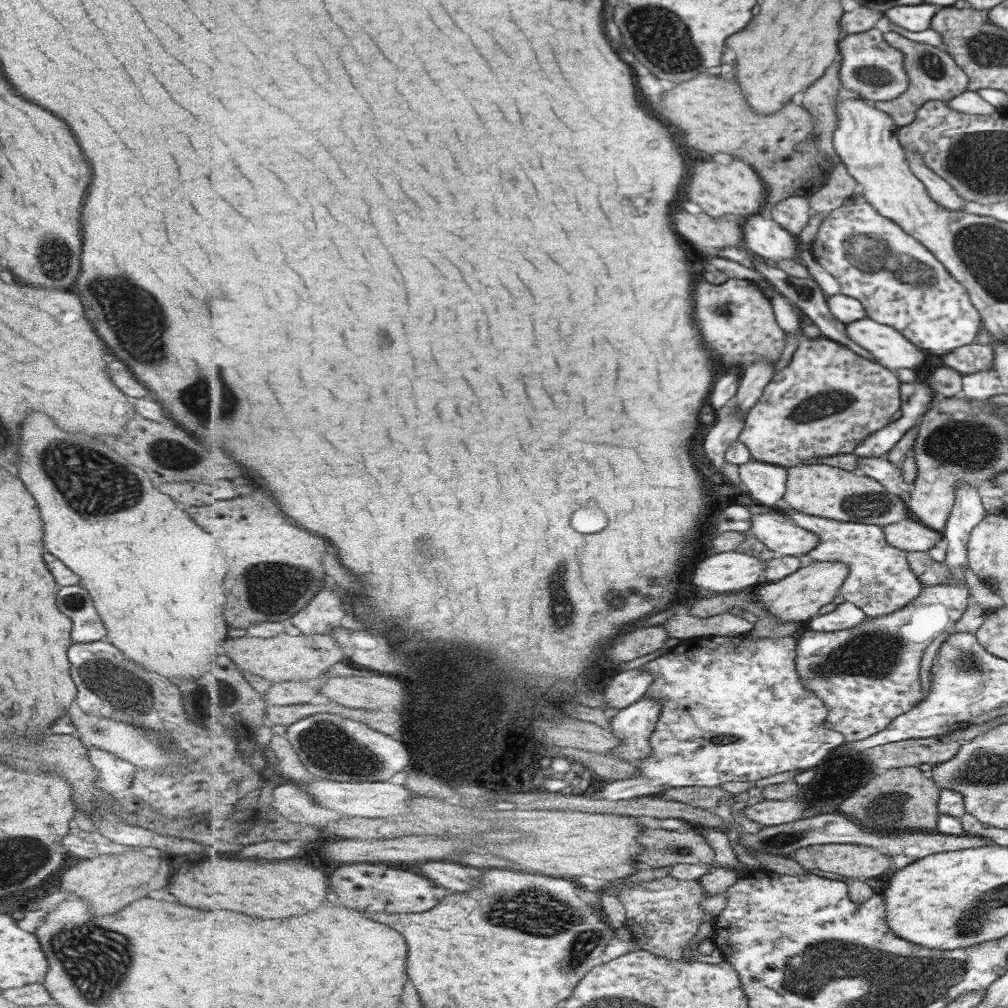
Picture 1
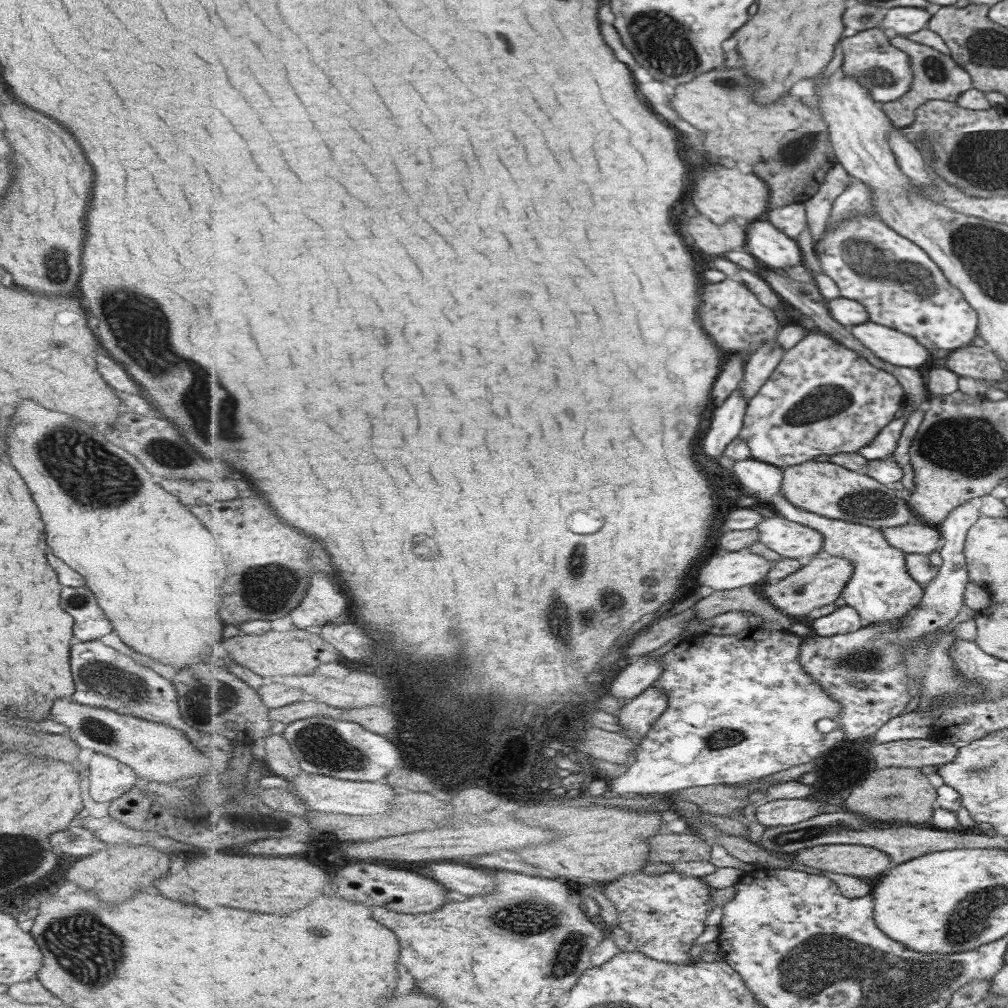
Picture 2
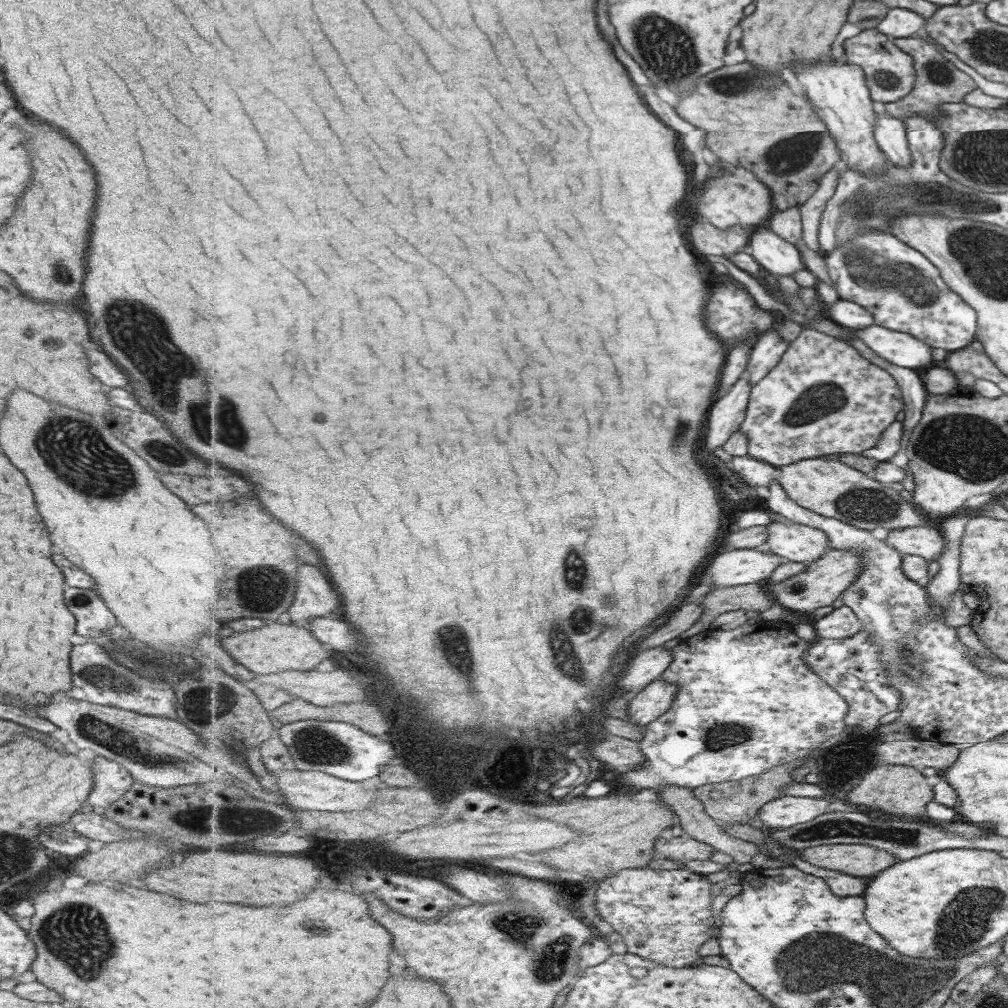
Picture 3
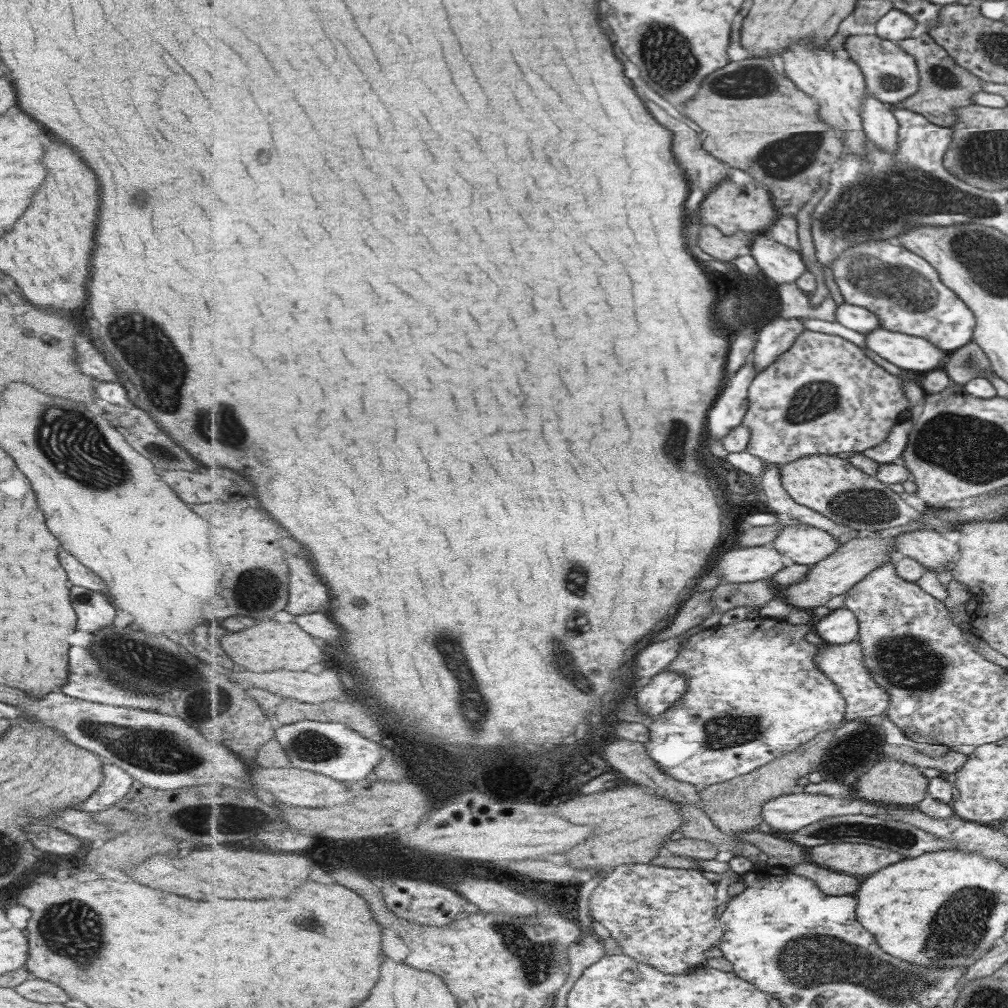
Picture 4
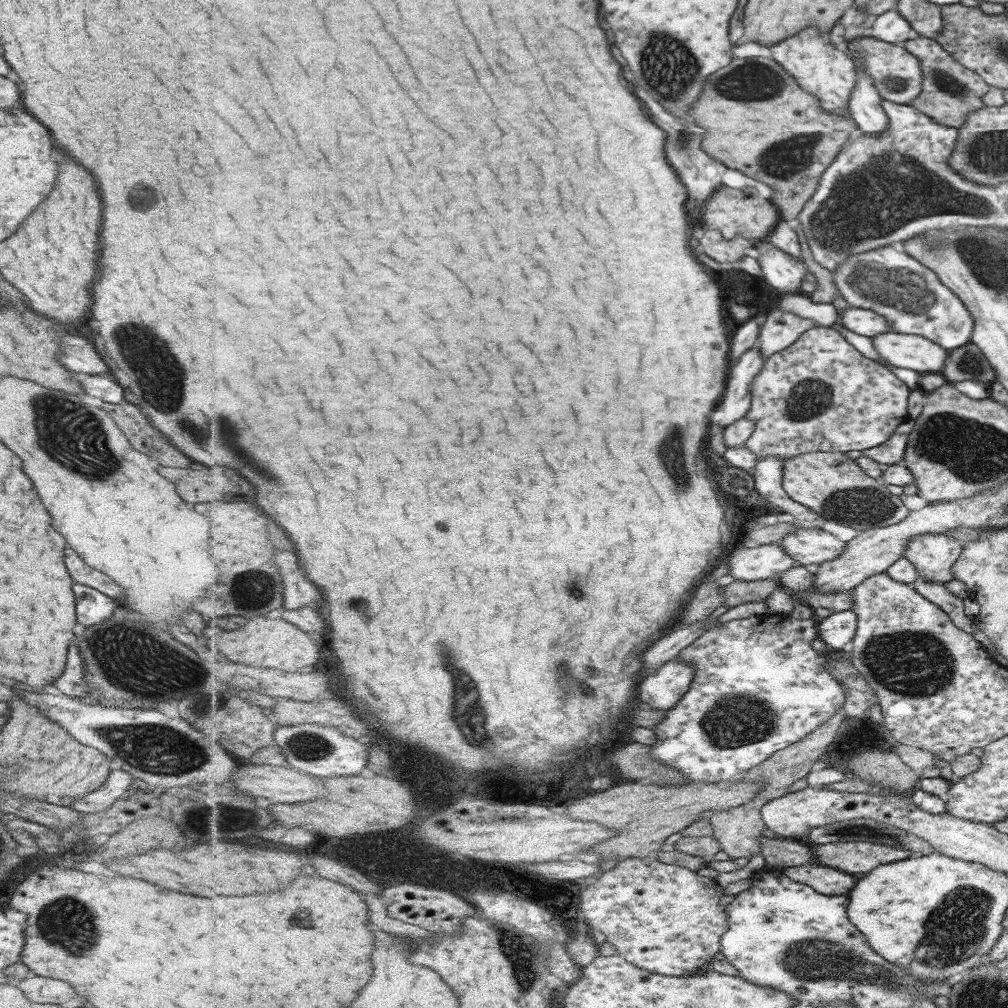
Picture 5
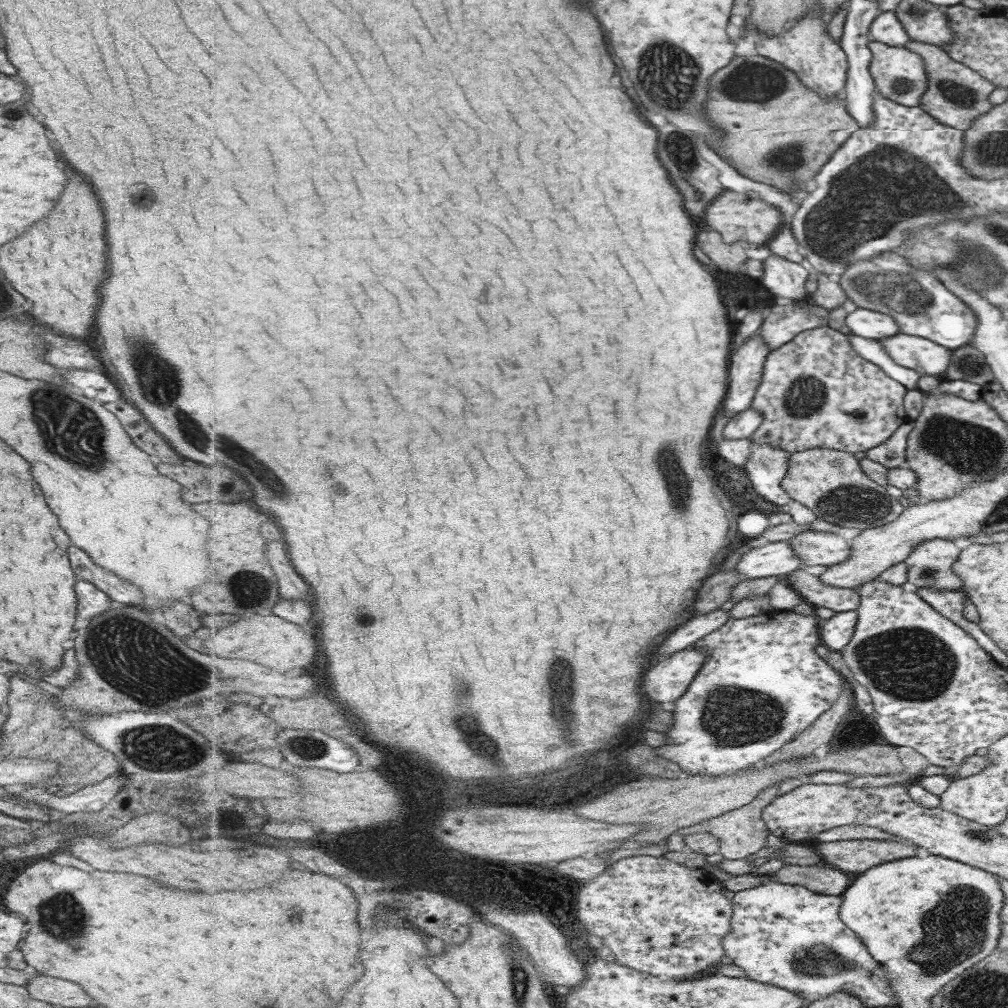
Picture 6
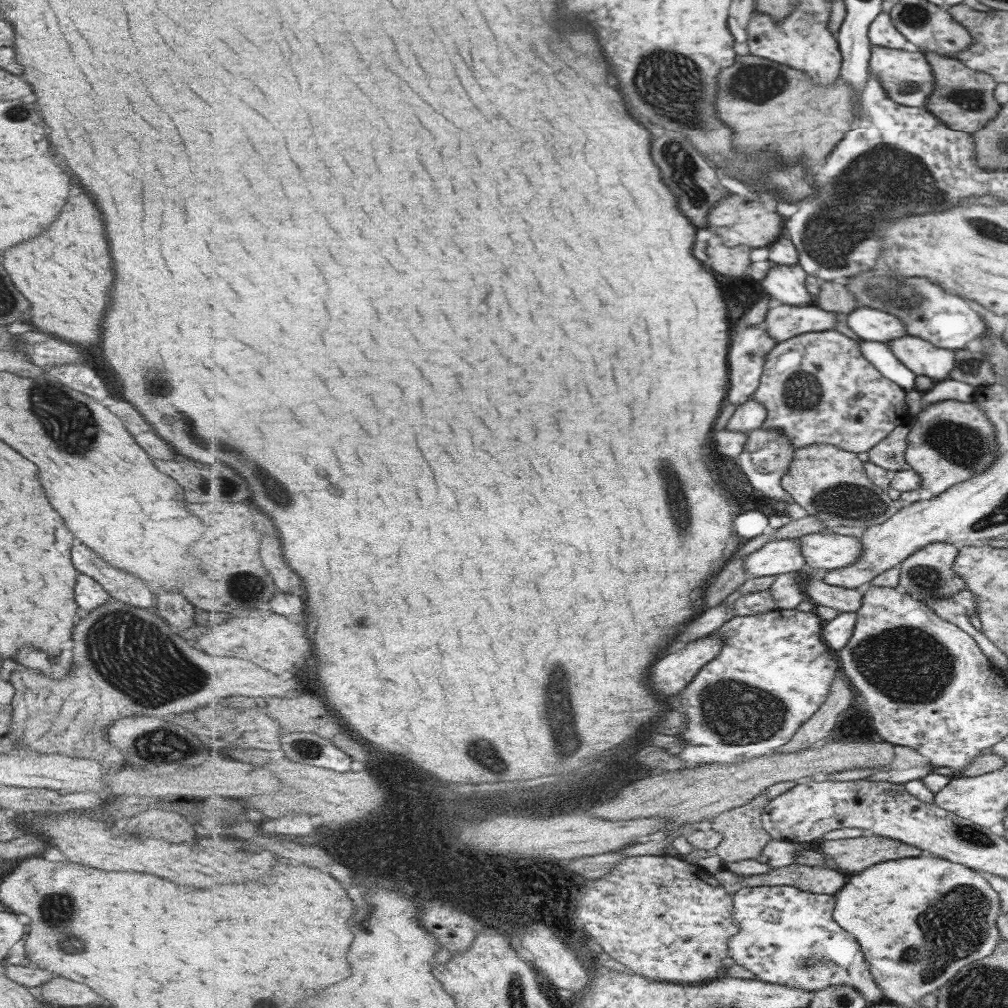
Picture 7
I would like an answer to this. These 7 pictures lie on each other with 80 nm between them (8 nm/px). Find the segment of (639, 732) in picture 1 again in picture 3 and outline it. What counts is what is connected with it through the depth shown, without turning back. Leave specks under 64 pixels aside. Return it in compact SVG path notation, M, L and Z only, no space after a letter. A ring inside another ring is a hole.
M658 679L648 684L629 702L630 720L639 726L648 726L667 713L678 695L678 686Z

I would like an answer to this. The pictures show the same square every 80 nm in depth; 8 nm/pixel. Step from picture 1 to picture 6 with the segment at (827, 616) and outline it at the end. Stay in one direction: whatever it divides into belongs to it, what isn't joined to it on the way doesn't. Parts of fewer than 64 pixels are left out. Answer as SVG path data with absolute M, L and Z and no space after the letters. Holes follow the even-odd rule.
M858 611L835 614L830 619L821 621L822 641L830 650L843 651L850 643L856 631Z

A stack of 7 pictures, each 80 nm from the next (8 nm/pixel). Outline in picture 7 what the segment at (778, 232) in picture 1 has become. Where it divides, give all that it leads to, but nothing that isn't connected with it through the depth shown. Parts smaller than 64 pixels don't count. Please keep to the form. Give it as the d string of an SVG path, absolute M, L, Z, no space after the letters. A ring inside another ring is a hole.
M774 263L761 282L769 296L782 304L803 306L814 304L815 296L808 289L808 272L801 266Z

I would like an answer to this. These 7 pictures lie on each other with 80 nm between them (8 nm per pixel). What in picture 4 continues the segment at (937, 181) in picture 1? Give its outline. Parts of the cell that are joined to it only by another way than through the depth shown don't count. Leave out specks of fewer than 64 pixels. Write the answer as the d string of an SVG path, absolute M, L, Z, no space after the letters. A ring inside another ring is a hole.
M866 93L866 101L862 104L862 119L865 132L877 150L886 154L897 151L899 125L886 103Z

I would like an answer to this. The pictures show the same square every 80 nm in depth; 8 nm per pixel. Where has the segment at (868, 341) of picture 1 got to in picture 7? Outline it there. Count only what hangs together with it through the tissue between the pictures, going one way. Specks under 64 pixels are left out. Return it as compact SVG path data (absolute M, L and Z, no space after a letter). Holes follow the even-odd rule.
M905 335L887 341L891 354L915 377L927 377L934 382L949 378L955 364L955 352L937 348L926 340Z

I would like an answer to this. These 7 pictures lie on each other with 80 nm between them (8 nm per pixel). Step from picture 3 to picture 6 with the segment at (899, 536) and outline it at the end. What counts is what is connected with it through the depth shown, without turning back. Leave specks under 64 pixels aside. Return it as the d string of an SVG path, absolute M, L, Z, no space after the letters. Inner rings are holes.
M929 539L920 542L904 561L907 580L901 584L903 590L916 588L933 590L961 590L962 579L952 570L959 559L960 550L951 539Z

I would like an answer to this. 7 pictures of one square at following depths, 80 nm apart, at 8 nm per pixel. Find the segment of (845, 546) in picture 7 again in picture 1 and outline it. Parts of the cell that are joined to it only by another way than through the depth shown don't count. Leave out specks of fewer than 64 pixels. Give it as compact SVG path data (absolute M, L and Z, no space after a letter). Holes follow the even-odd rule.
M775 510L775 514L753 515L751 532L771 550L783 556L807 555L820 544L818 534L797 525L792 518L778 510Z

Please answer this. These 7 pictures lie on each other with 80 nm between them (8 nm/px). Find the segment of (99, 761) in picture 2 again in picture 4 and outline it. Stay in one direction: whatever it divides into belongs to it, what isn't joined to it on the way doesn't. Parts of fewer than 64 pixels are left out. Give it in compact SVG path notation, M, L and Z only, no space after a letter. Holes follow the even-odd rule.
M105 763L100 766L102 781L100 785L83 802L72 806L73 809L85 812L99 812L107 810L113 804L119 804L127 794L132 778L118 766Z

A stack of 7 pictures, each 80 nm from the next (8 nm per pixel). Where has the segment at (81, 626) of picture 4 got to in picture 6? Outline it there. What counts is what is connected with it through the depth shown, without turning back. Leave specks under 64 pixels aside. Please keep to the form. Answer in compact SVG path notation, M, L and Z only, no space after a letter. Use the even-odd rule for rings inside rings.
M77 579L73 585L76 612L83 620L91 620L114 604L110 598L87 580Z

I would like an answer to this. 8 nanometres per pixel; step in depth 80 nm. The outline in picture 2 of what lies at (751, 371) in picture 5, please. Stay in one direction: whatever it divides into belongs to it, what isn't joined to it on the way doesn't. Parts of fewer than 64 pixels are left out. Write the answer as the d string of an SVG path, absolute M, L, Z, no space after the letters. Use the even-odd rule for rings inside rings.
M739 386L725 403L715 405L709 431L702 439L704 452L717 460L724 454L731 441L740 437L743 431L748 400L743 397L741 390L743 386Z

